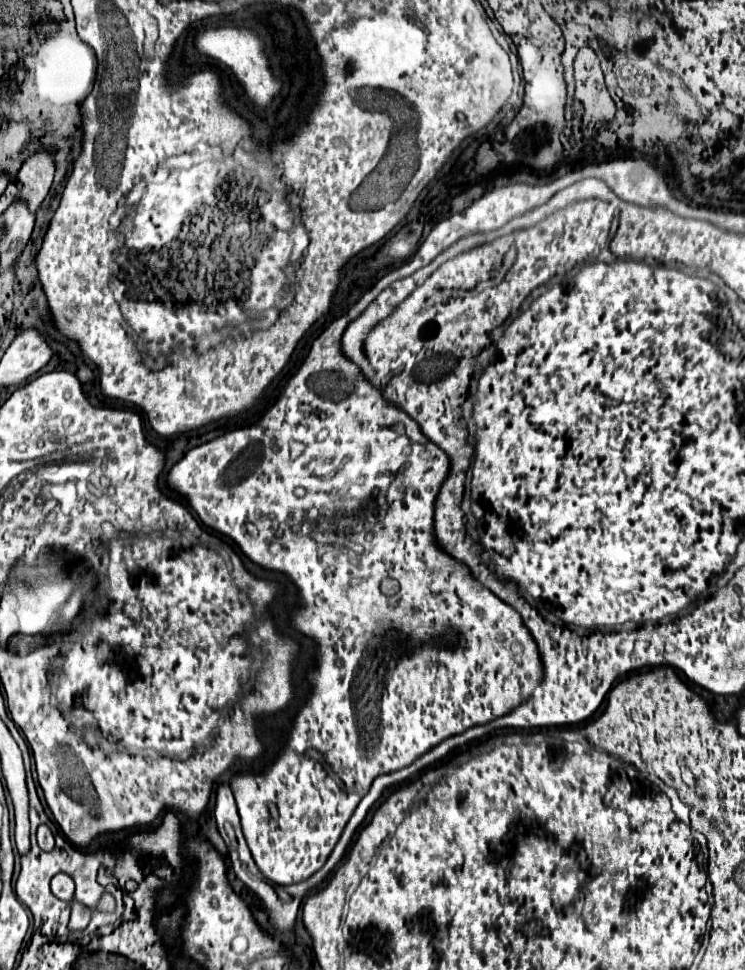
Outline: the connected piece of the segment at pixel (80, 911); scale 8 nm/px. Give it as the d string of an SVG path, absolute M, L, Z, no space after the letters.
M74 903L72 905L72 917L70 917L68 924L69 930L84 929L88 925L88 921L90 921L90 909L86 909L80 903Z

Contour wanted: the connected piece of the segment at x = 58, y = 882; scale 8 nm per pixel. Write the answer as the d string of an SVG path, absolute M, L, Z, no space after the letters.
M58 873L58 877L52 877L52 893L62 901L74 899L74 881L66 873Z

